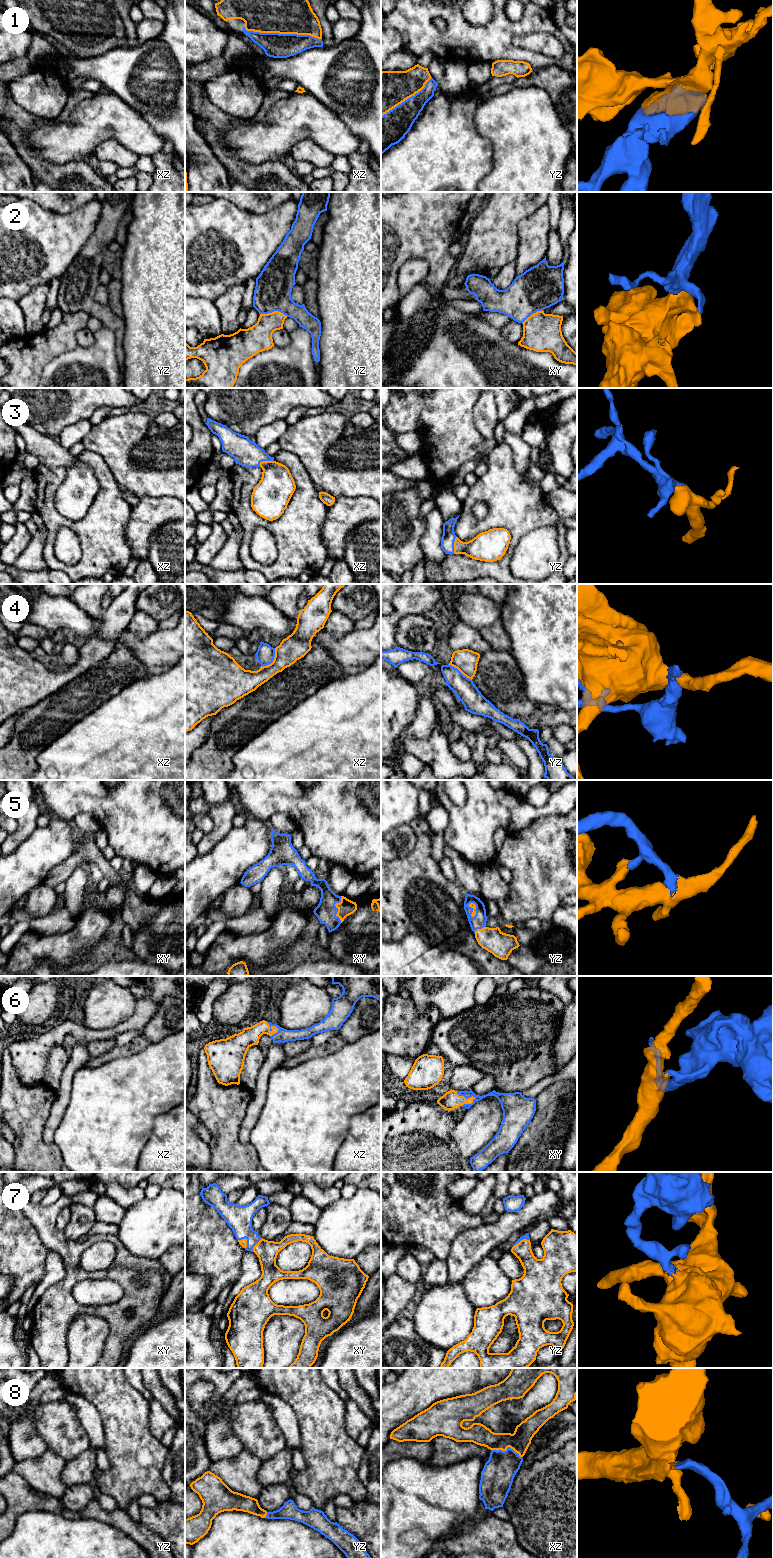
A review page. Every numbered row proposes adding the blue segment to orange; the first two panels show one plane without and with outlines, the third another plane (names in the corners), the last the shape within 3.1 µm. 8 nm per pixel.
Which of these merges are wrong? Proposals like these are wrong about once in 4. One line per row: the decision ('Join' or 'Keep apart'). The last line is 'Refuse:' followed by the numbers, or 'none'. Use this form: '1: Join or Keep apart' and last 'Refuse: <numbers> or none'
1: Join
2: Keep apart
3: Join
4: Keep apart
5: Join
6: Join
7: Join
8: Join
Refuse: 2, 4

